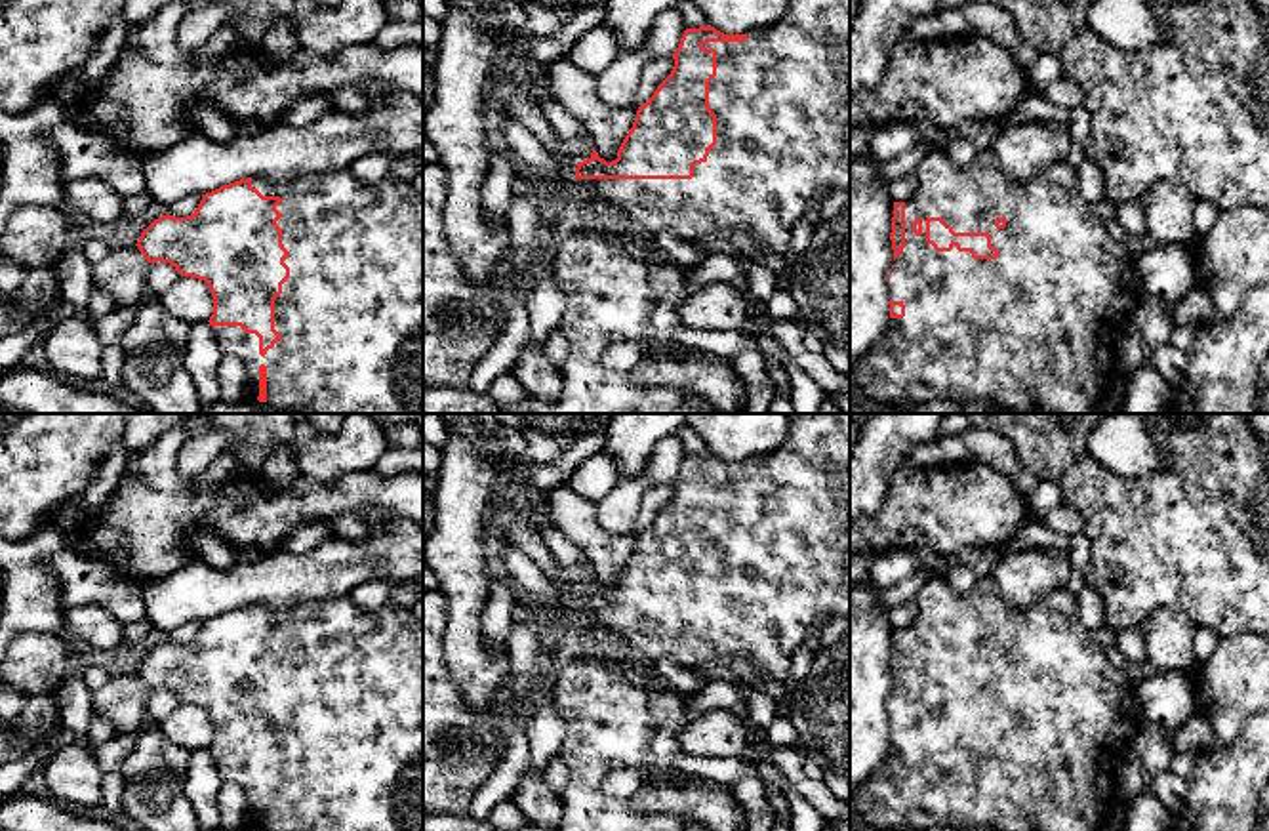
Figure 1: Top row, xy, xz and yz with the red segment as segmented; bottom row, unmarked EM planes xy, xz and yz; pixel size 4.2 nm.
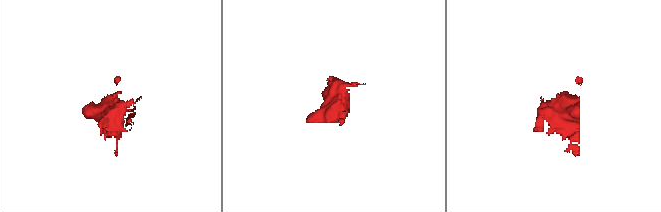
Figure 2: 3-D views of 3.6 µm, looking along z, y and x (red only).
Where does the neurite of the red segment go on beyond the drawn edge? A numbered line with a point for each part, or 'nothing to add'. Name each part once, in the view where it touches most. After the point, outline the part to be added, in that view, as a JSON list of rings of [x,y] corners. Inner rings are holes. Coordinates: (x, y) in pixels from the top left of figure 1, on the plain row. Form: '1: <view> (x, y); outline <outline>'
1: xz (782, 525); outline [[[791,414],[787,436],[774,454],[749,459],[745,469],[707,469],[703,471],[703,475],[716,478],[716,503],[709,509],[709,536],[716,541],[716,572],[709,578],[705,589],[694,593],[694,604],[692,606],[574,606],[575,616],[591,619],[598,627],[602,637],[608,637],[621,648],[633,648],[644,661],[667,658],[682,667],[694,669],[713,663],[720,658],[732,658],[735,661],[753,659],[764,669],[764,675],[756,679],[760,686],[768,680],[785,680],[789,679],[791,659],[795,652],[806,642],[810,631],[816,625],[827,625],[835,618],[850,619],[850,414]]]

